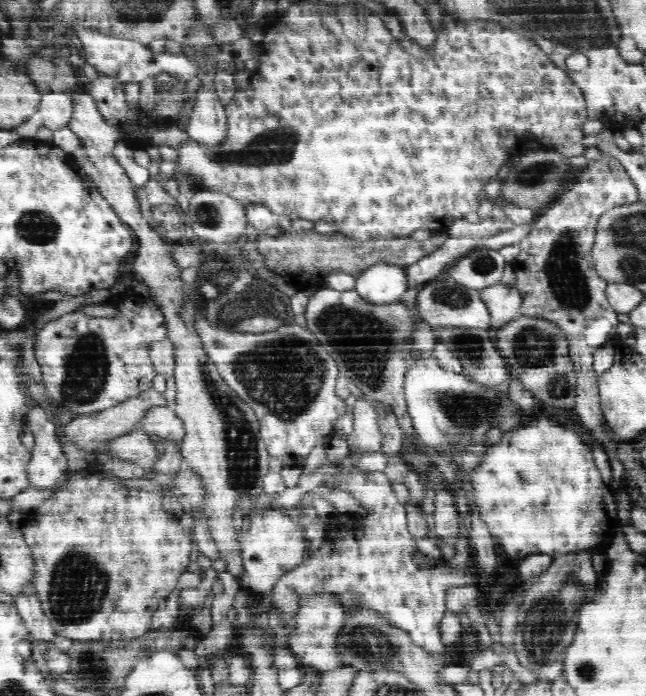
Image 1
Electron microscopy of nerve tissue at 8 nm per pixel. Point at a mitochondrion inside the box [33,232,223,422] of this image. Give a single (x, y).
(86, 371)

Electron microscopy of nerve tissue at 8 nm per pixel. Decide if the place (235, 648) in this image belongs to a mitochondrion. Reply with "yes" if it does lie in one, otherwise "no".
no

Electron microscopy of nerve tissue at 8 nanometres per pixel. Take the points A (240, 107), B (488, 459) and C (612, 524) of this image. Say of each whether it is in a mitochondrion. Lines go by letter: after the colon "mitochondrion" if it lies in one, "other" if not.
A: other
B: other
C: other

